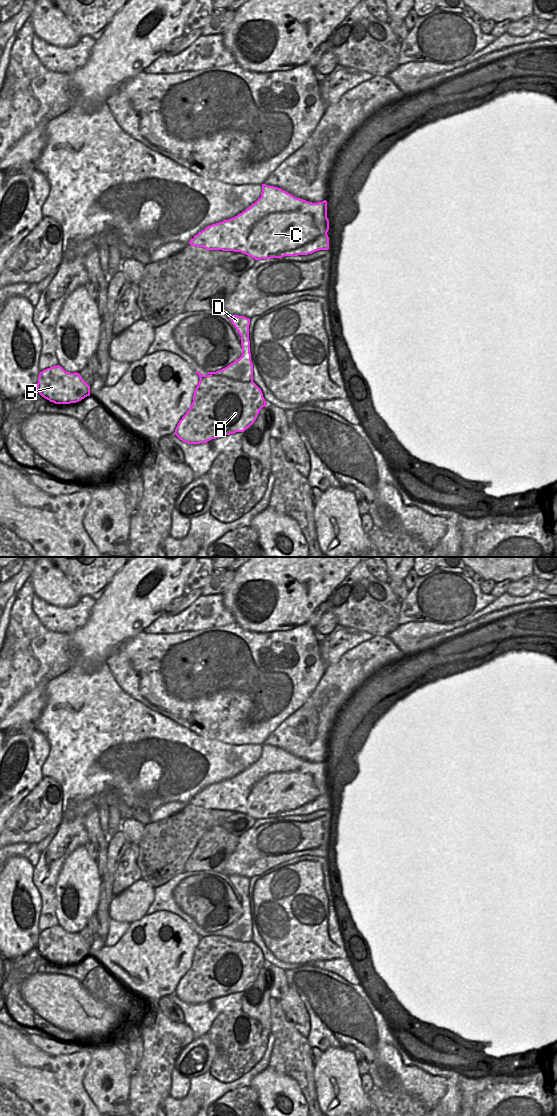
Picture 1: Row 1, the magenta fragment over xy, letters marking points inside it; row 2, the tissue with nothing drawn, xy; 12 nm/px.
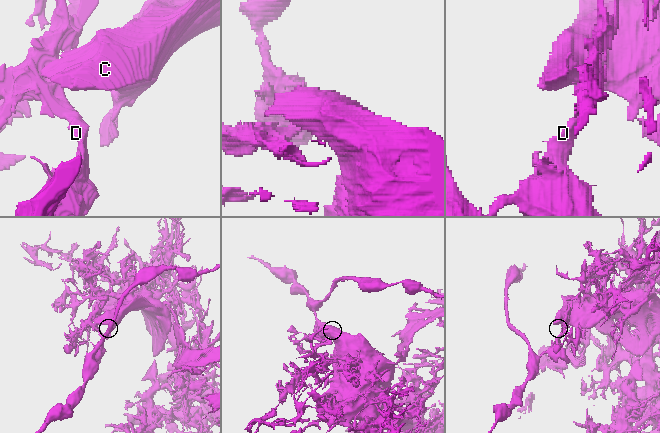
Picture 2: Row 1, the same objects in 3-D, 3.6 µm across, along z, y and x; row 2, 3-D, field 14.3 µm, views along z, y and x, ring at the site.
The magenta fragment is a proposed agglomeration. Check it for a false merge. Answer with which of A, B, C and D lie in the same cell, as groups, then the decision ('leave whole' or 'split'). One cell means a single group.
A / B C D; split

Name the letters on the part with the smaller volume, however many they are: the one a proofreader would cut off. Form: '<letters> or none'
A.

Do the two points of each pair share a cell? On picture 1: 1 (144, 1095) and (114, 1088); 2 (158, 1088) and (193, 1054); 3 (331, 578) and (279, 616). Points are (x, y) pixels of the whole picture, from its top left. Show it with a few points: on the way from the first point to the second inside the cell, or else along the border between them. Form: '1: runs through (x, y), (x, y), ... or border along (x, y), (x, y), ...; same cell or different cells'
1: border along (130, 1077), (129, 1098), (126, 1102); different cells
2: border along (185, 1046), (177, 1056), (173, 1067); different cells
3: runs through (318, 585), (307, 596), (299, 596), (292, 603); same cell

